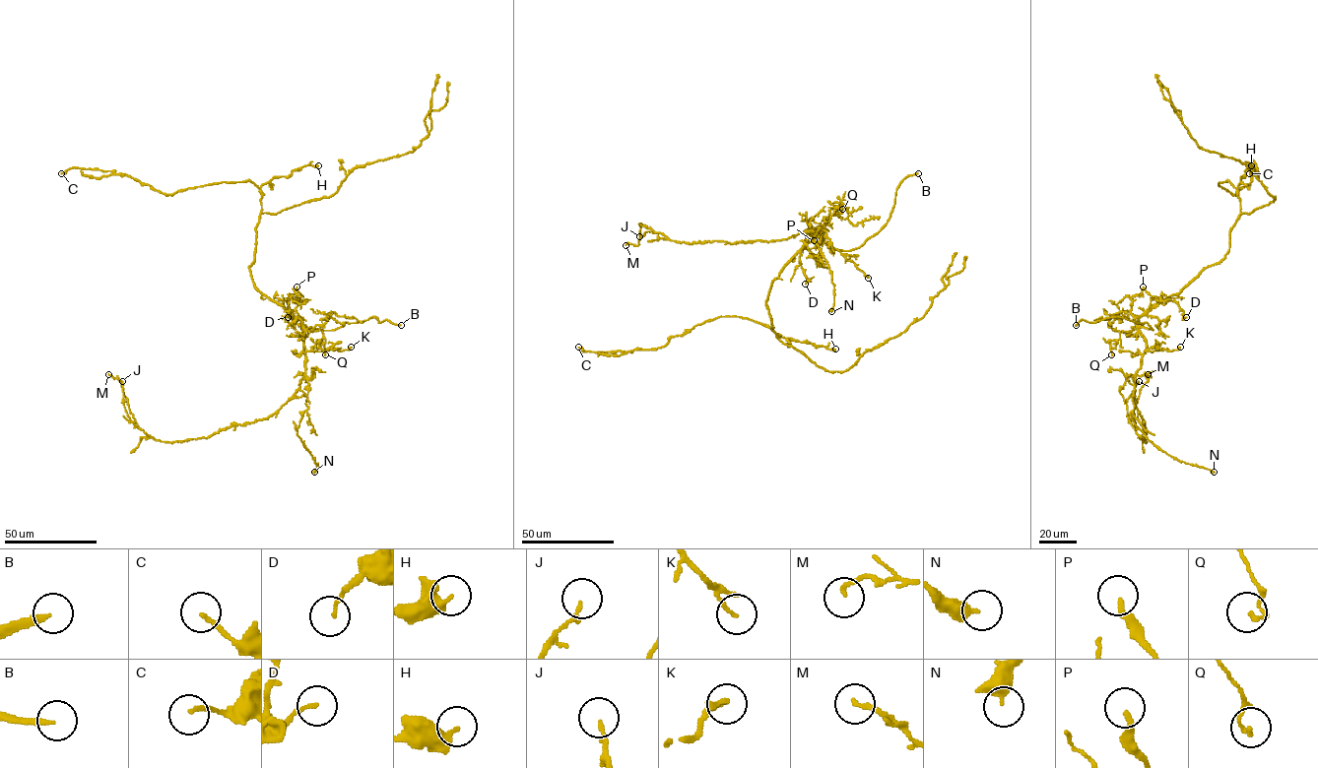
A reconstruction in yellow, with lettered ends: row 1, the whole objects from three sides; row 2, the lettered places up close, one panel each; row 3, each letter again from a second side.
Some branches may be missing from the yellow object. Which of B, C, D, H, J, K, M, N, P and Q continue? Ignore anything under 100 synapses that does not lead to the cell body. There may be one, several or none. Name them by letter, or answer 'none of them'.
B

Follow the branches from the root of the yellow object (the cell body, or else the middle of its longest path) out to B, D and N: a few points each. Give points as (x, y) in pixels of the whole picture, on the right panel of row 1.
B: (1185, 287), (1134, 319), (1138, 325), (1153, 330), (1146, 322), (1118, 316), (1094, 322), (1081, 320), (1076, 325)
D: (1185, 287), (1153, 307), (1174, 300), (1183, 312), (1183, 317), (1186, 317)
N: (1185, 287), (1134, 319), (1147, 350), (1134, 377), (1131, 415), (1134, 423), (1162, 451), (1214, 472)

